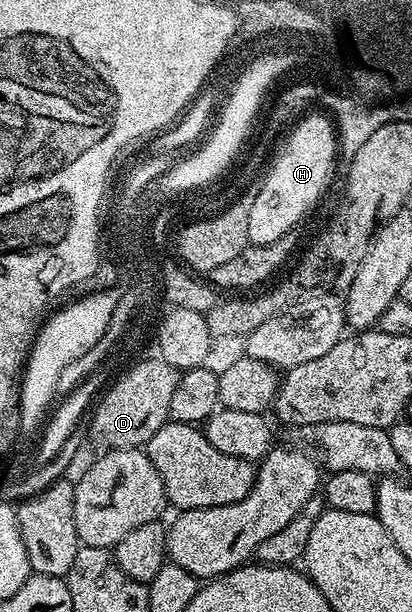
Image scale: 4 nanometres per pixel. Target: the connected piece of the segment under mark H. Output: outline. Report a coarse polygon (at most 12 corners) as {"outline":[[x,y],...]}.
{"outline":[[303,116],[253,203],[251,244],[272,244],[327,191],[338,134]]}

